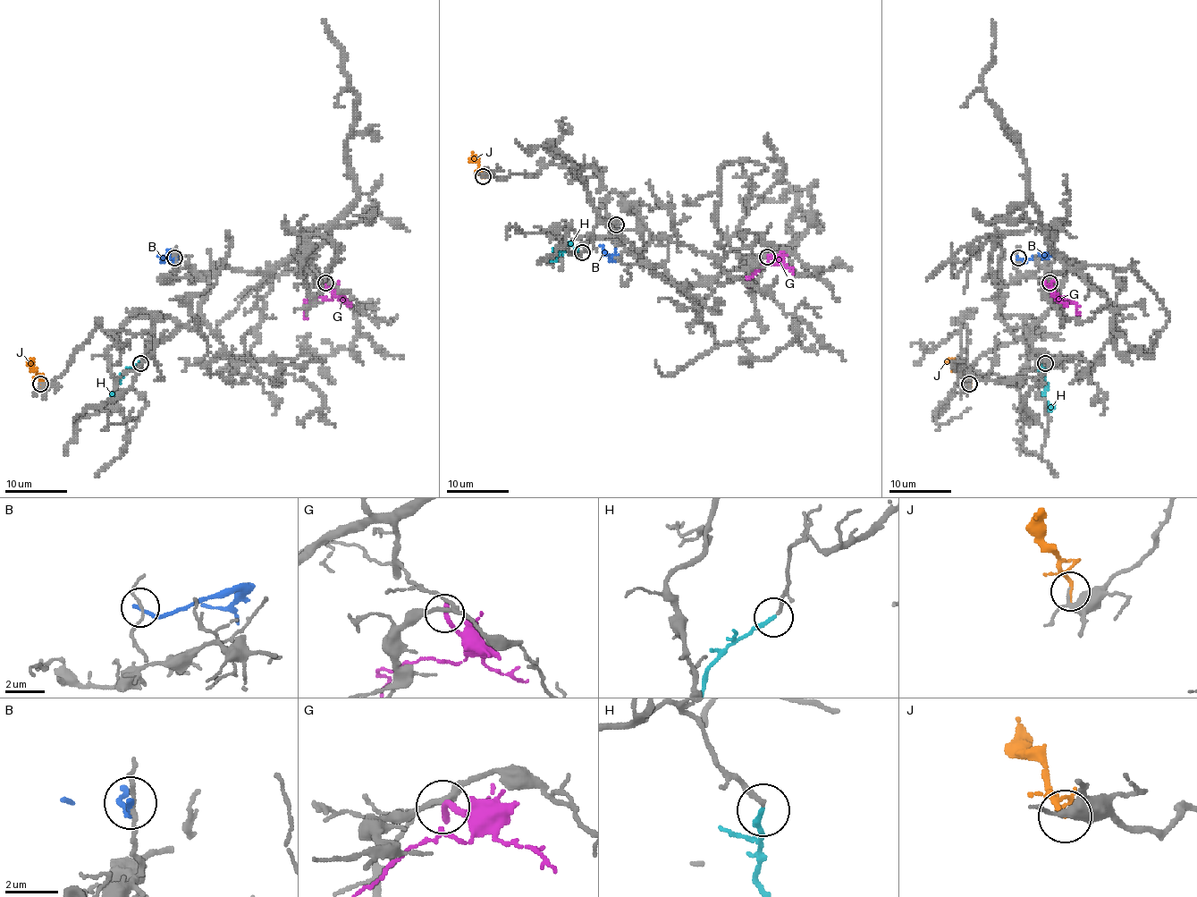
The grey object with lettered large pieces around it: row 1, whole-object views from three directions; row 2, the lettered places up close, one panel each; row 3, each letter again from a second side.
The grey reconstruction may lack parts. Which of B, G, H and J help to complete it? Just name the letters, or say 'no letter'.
H, J

